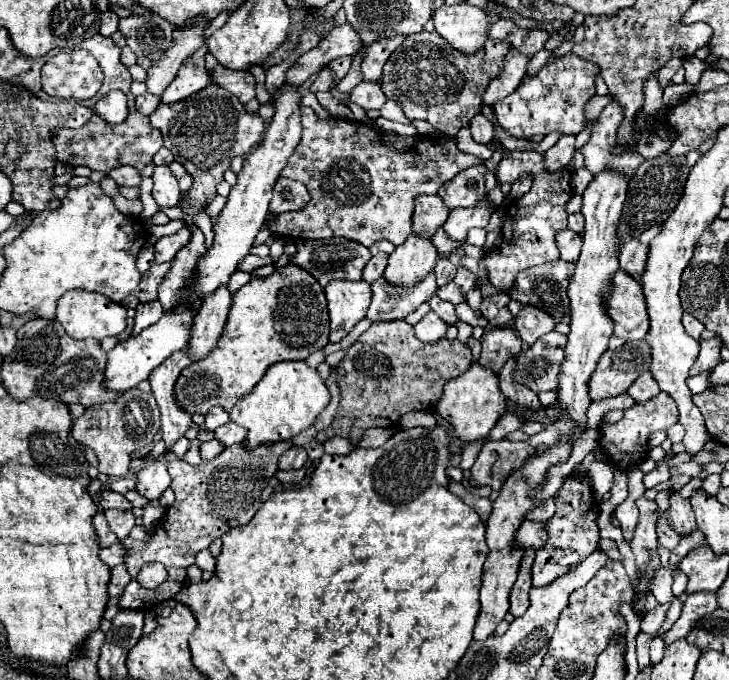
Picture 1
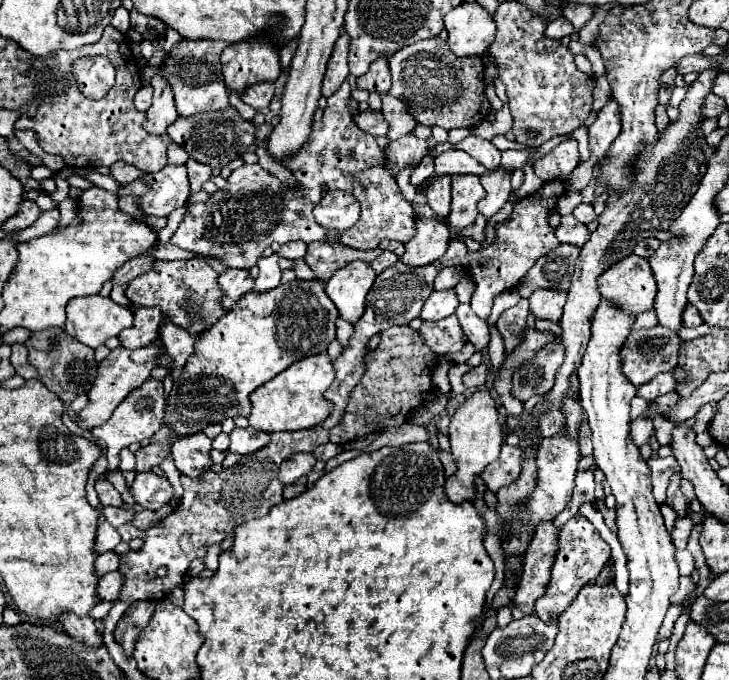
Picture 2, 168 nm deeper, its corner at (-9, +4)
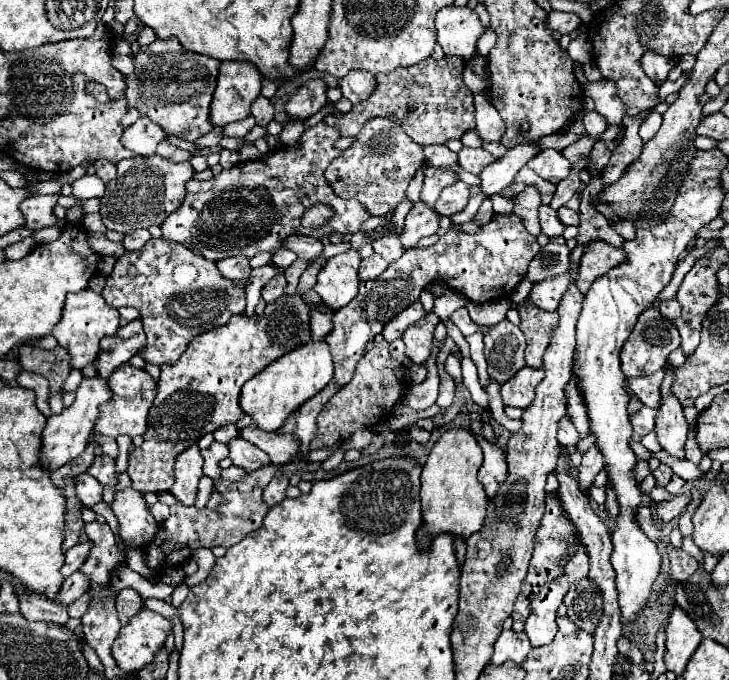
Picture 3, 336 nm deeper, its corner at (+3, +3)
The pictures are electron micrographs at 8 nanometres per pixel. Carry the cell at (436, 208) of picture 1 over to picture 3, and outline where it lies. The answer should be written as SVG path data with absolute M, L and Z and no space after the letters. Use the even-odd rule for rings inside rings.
M428 166L426 170L426 180L424 180L424 188L420 192L420 200L424 204L428 204L430 208L434 208L440 192L448 186L448 184L454 184L458 178L454 172L448 172L448 170L438 170L438 168L432 168Z

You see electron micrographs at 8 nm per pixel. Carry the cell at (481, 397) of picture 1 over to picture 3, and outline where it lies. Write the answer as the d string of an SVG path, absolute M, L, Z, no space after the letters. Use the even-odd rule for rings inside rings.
M450 428L432 446L430 456L422 470L422 490L420 490L424 526L418 530L418 542L422 548L424 544L428 544L432 536L442 532L452 532L456 536L468 538L470 534L480 530L488 506L488 496L476 478L480 464L482 464L482 448L472 428Z

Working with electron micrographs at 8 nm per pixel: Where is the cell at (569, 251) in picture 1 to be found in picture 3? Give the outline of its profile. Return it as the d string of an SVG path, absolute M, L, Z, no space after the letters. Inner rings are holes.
M540 206L538 208L538 216L540 216L540 226L542 226L542 232L552 238L552 236L562 236L566 226L560 222L556 210L552 210L550 206Z

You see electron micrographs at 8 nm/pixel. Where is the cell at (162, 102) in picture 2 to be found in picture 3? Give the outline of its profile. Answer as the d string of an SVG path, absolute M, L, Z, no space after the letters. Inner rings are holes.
M142 116L136 120L136 124L132 124L130 128L124 130L122 144L124 144L124 148L128 148L140 156L152 156L156 152L158 142L162 142L164 136L166 134L158 124L152 124L152 120L148 120L148 116Z

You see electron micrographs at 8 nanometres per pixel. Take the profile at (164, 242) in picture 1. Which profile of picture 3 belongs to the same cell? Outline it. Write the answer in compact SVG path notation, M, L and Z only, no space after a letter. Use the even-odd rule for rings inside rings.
M318 122L316 126L304 128L300 138L292 146L282 146L258 160L236 164L230 170L222 170L218 176L200 182L196 178L186 184L184 204L162 224L162 238L170 242L180 242L198 256L206 260L220 262L230 256L254 258L258 252L276 252L284 248L288 236L308 234L318 240L338 234L340 238L356 234L362 224L370 218L358 200L344 200L328 188L324 172L342 150L336 148L340 130ZM310 204L338 204L338 214L334 214L328 228L304 230L300 218L304 208Z

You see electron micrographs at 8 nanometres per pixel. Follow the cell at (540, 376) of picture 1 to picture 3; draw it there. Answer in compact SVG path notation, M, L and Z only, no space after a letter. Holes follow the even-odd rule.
M522 368L502 386L502 400L506 406L526 408L534 400L534 388L544 378L542 370L528 370Z

